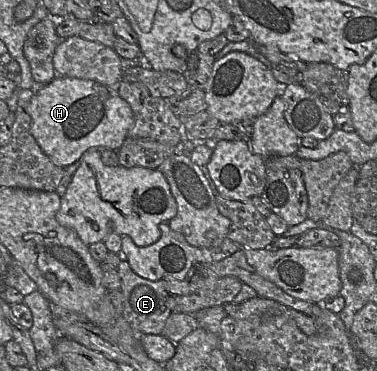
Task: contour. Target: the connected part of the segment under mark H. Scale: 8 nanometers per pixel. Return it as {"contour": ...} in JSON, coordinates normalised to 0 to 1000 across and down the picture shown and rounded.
{"contour":[[[149,205],[130,224],[103,232],[82,264],[77,305],[90,372],[114,410],[162,450],[210,434],[244,396],[310,407],[342,369],[355,334],[345,283],[302,235],[183,205]]]}

